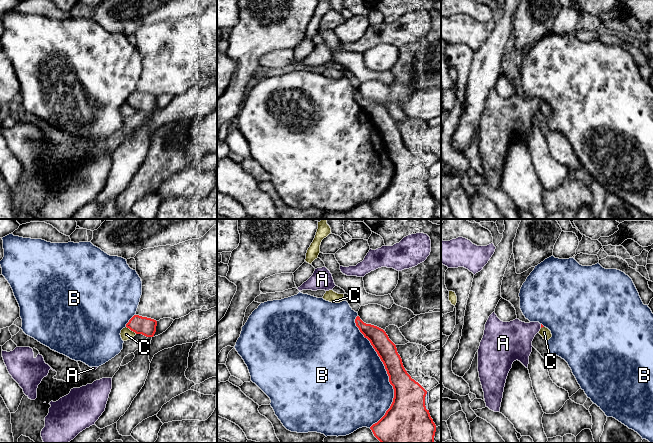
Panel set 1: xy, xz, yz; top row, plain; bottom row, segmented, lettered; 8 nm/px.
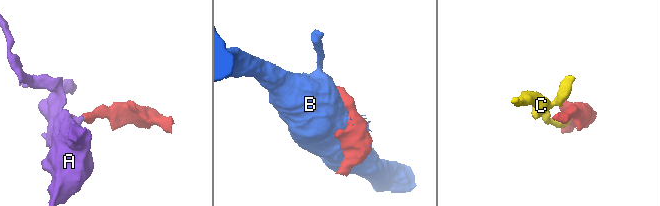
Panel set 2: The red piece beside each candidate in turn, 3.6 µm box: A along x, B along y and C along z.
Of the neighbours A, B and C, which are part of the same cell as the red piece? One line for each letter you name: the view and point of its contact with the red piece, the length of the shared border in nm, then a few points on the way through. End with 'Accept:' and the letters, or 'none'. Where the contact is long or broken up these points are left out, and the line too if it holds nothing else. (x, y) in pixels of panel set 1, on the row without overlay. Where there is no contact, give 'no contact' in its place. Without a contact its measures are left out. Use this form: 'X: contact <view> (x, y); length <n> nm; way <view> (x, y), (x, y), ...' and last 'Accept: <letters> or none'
A: contact yz (541, 102); length 30 nm; way yz (541, 100), (541, 102), (536, 102), (513, 115)
Accept: A

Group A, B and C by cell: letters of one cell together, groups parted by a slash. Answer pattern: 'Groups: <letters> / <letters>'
Groups: A / B / C

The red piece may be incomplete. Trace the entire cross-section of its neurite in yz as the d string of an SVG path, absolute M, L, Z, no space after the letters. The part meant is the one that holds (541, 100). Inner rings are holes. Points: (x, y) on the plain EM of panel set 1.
M495 88L489 92L478 125L478 148L486 183L490 186L500 188L506 155L513 138L518 136L528 144L532 117L542 103L544 102L539 98L525 99L517 94L510 98L503 98Z

